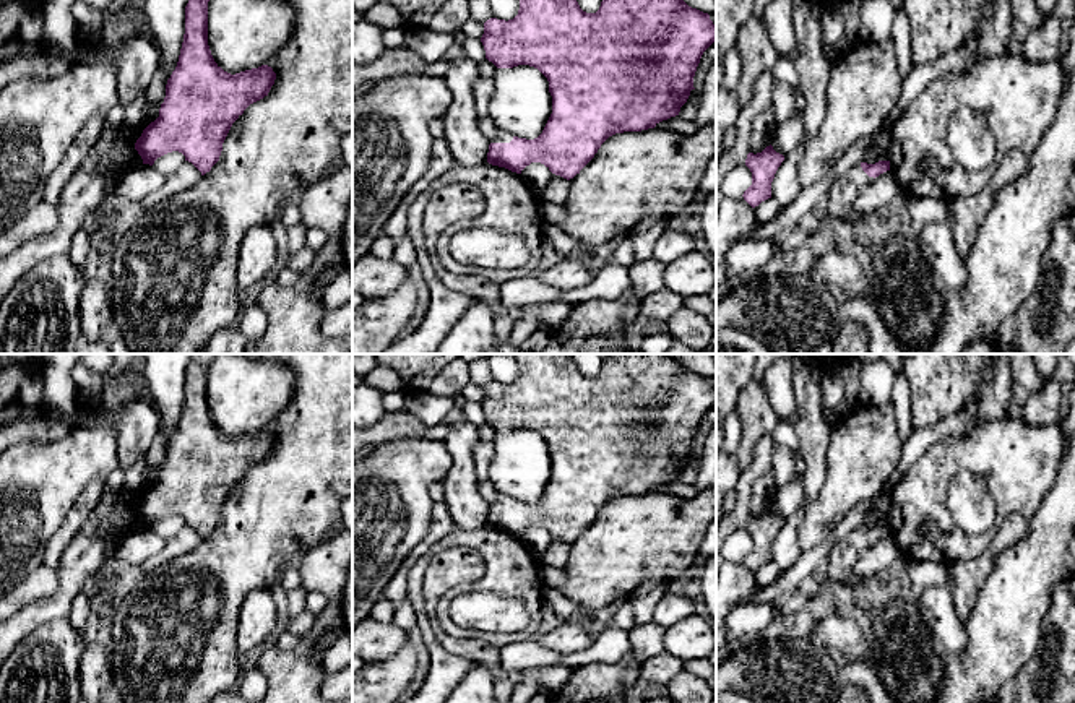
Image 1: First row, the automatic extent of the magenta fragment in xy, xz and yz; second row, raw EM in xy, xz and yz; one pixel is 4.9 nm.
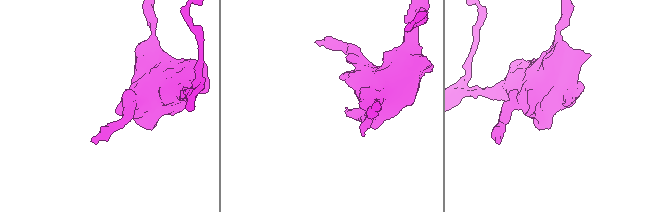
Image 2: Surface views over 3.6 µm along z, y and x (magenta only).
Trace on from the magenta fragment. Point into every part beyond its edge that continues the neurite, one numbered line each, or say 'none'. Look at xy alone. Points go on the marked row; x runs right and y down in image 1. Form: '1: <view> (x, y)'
none

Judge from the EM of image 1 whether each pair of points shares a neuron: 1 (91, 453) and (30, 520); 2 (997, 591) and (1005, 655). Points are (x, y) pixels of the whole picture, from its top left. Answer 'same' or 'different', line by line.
1: same
2: same

